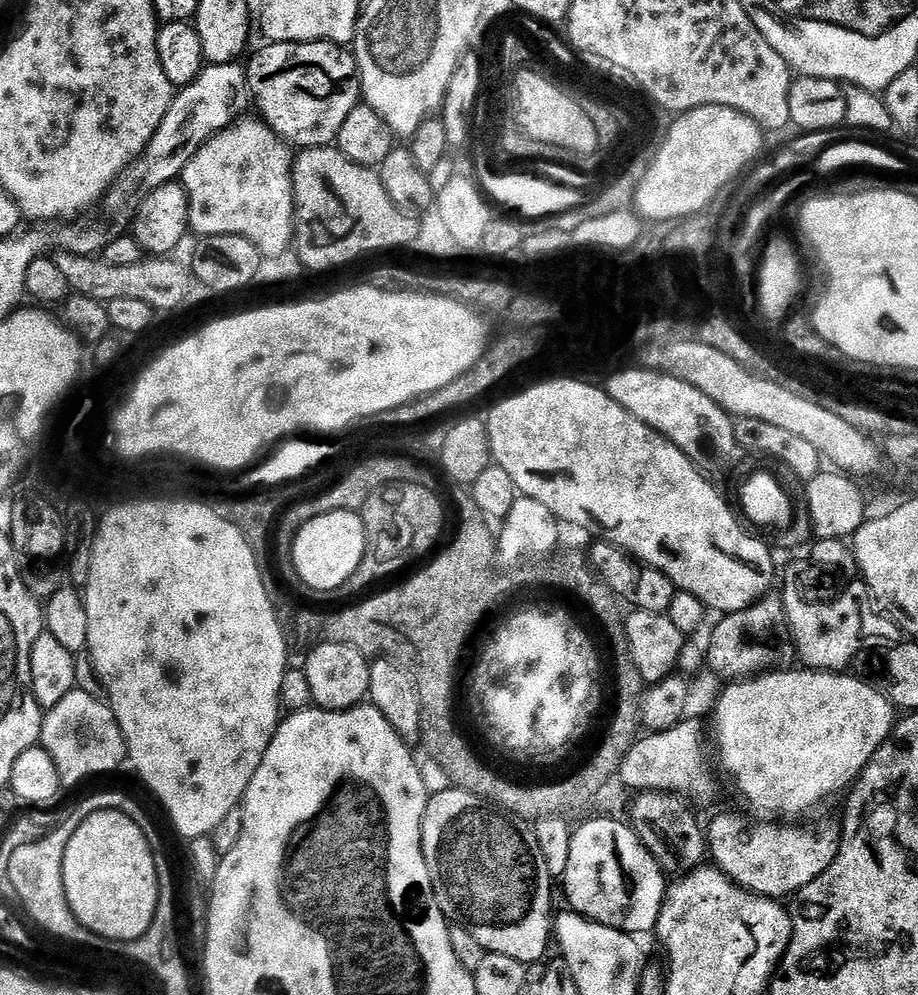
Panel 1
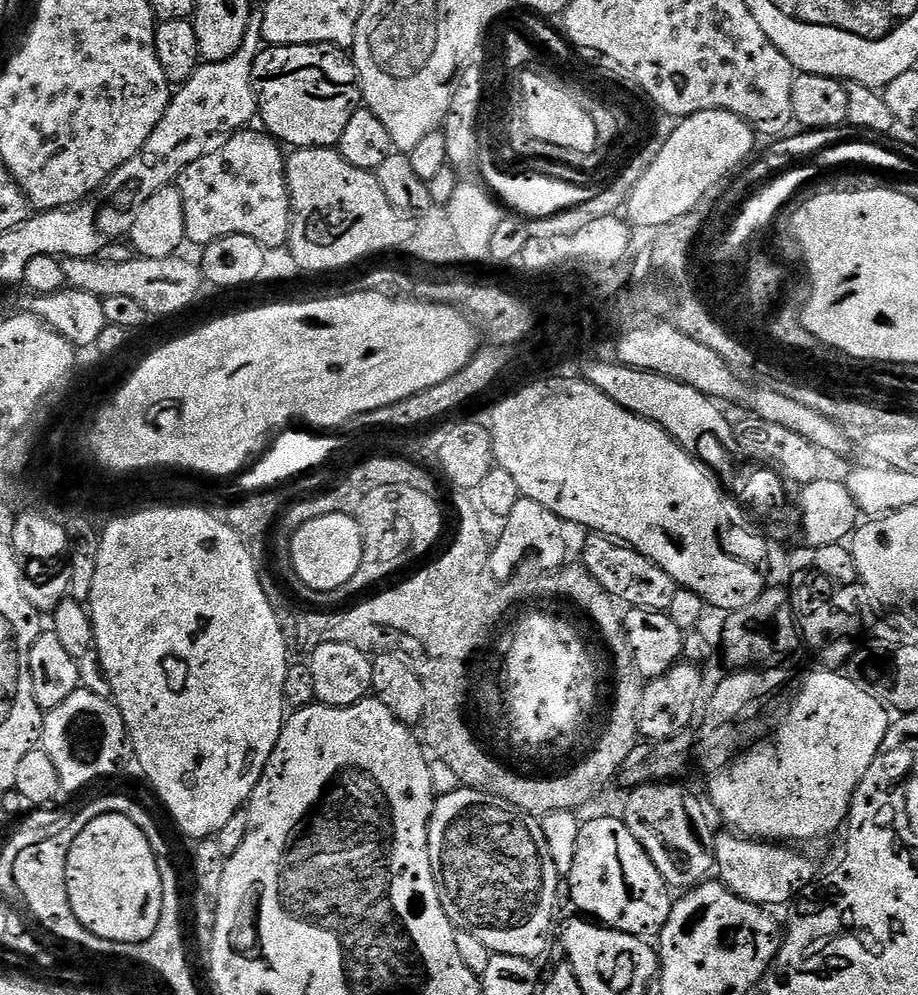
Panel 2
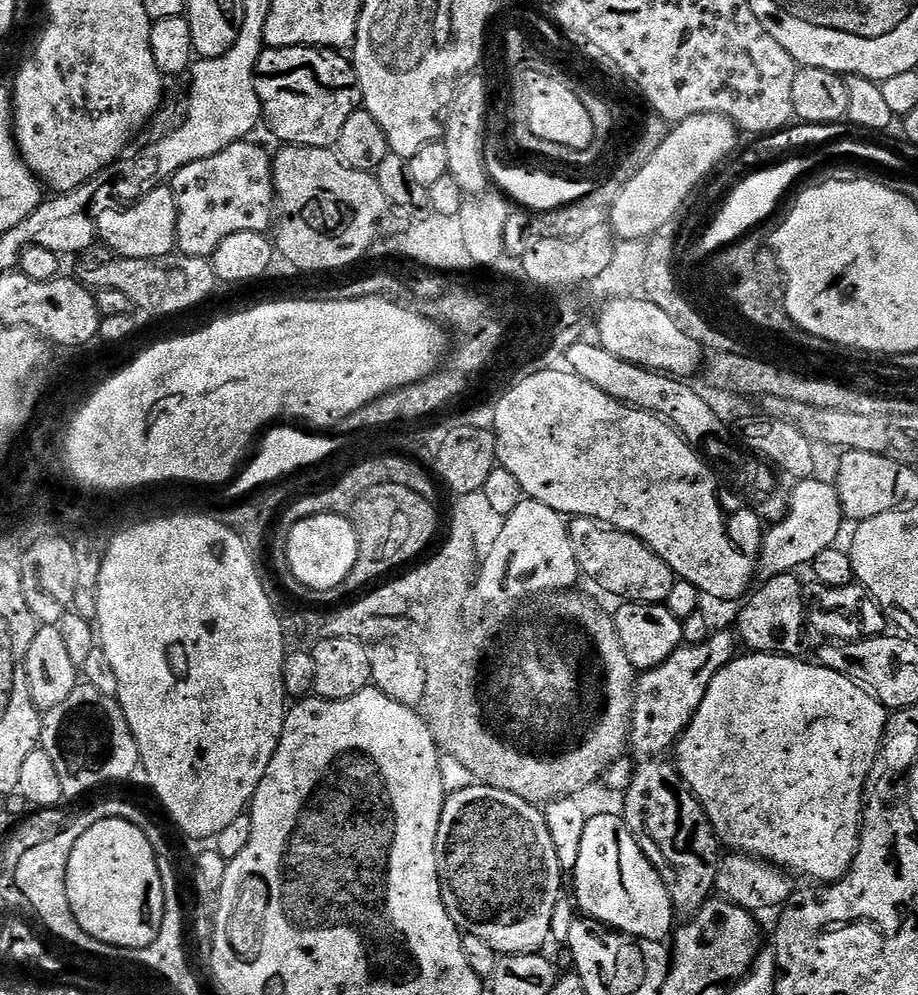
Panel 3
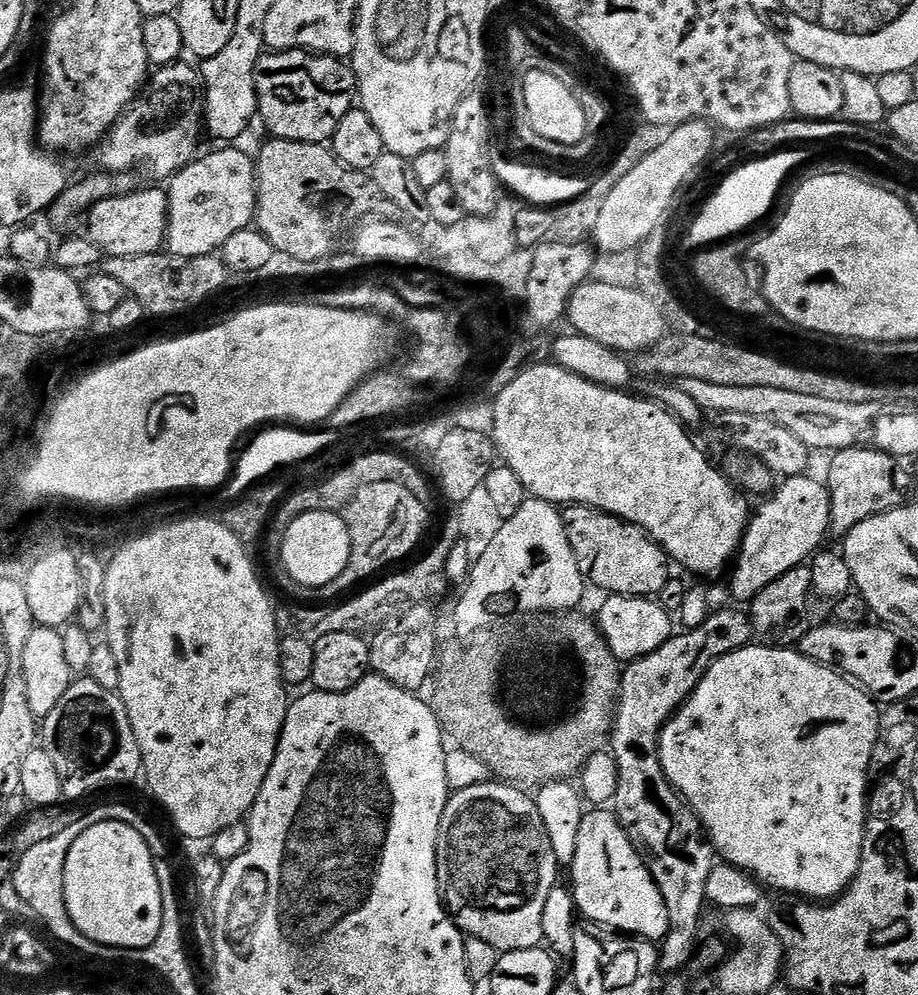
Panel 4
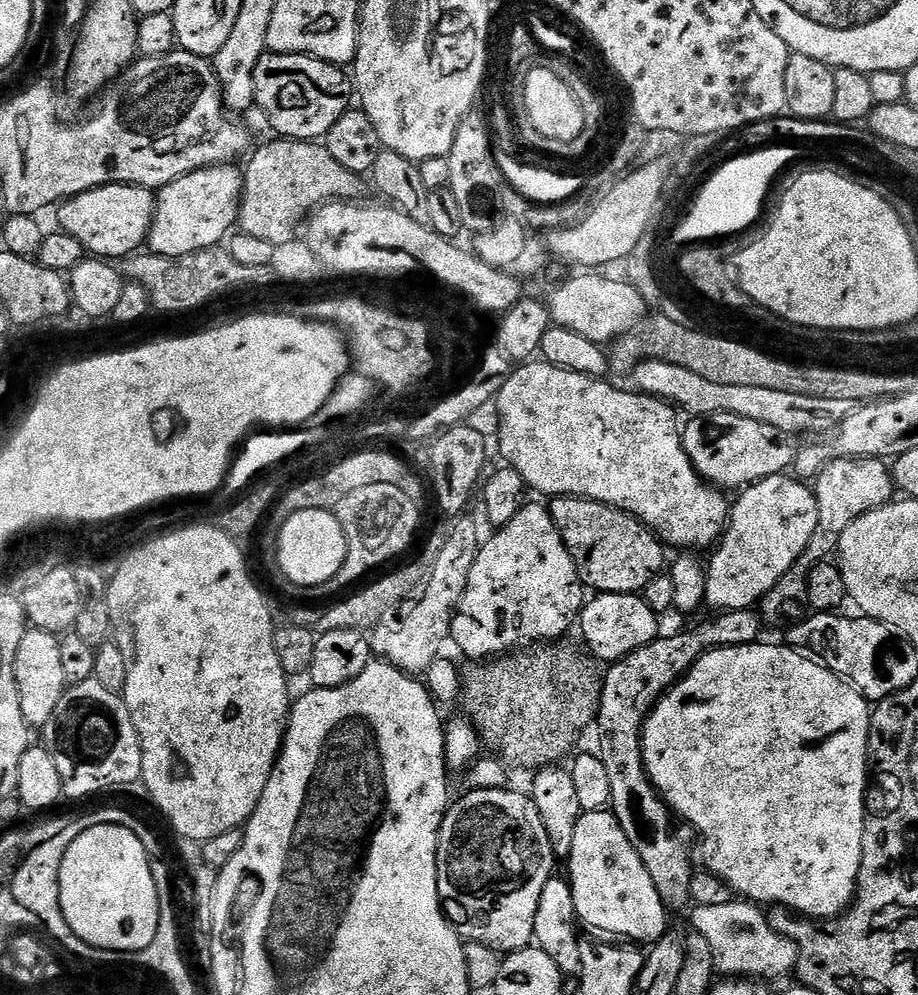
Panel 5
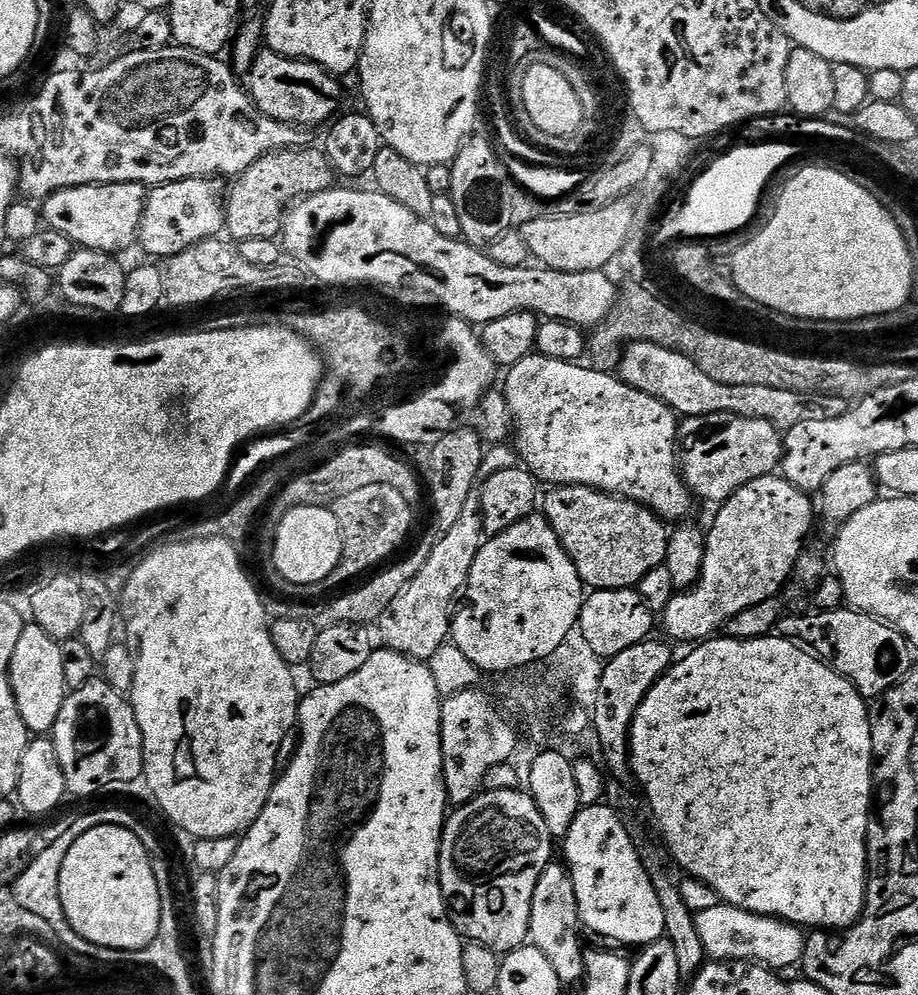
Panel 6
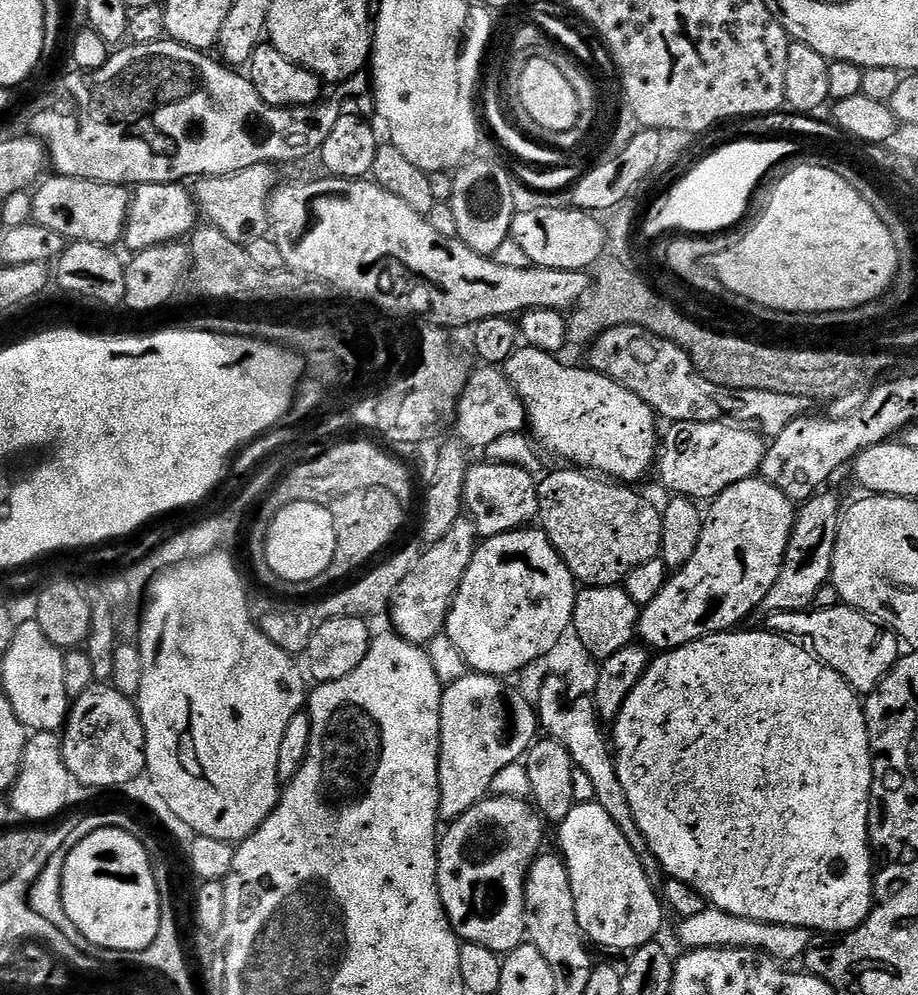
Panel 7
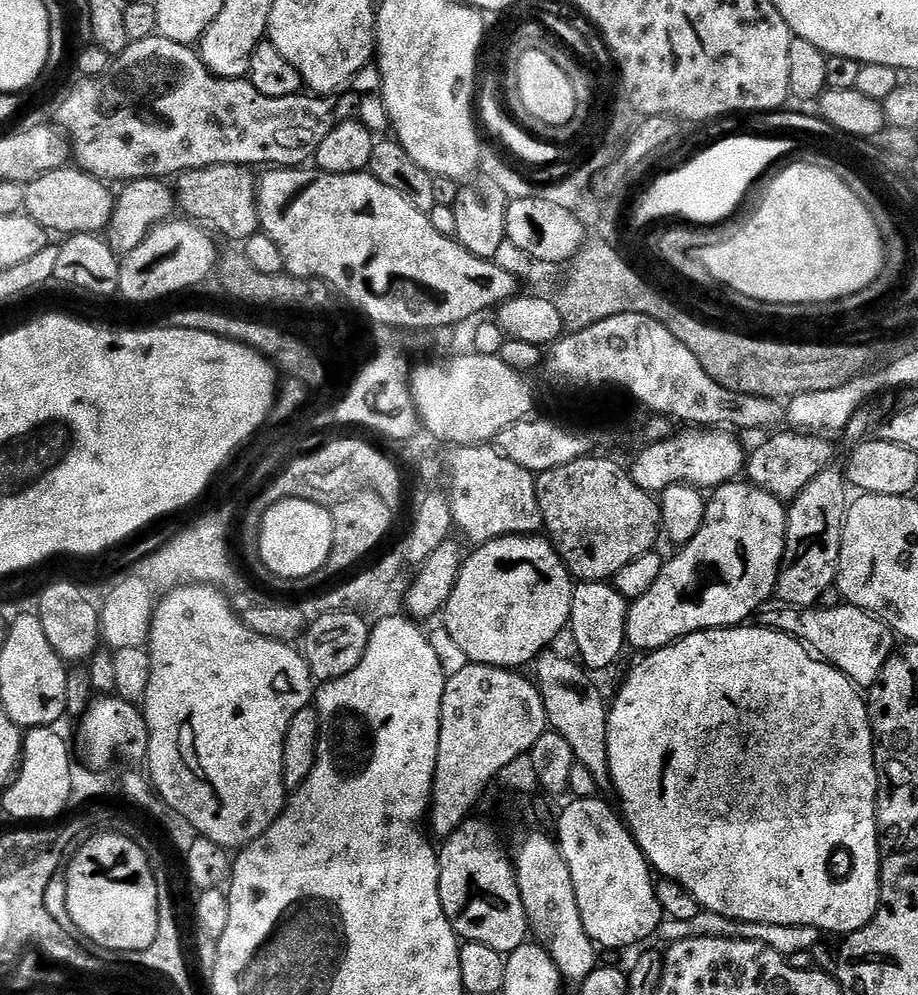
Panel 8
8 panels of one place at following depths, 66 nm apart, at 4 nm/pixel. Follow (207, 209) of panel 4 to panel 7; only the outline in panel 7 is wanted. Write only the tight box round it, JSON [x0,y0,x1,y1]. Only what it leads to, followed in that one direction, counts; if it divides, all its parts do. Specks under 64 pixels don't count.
[122,183,197,253]

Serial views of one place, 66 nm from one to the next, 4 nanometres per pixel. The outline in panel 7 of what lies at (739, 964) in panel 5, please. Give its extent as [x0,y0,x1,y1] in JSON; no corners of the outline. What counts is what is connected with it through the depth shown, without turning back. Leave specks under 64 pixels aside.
[678,906,814,961]

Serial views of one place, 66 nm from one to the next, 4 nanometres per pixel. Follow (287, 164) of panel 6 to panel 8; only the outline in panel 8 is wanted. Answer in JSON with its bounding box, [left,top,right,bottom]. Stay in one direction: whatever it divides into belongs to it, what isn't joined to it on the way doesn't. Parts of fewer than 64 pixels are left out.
[174,164,261,242]

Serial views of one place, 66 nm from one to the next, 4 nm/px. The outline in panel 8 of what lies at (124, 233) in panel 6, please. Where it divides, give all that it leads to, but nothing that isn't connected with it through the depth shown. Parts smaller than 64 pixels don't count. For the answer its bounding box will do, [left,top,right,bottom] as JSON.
[24,166,116,237]

